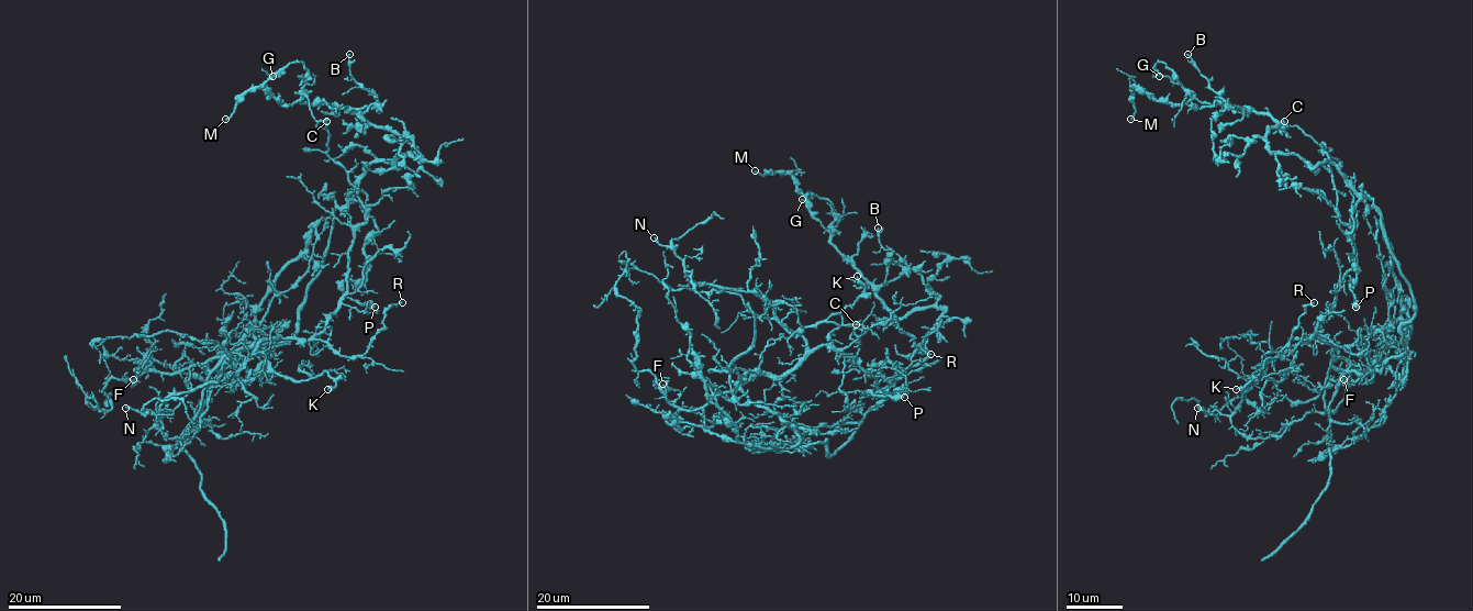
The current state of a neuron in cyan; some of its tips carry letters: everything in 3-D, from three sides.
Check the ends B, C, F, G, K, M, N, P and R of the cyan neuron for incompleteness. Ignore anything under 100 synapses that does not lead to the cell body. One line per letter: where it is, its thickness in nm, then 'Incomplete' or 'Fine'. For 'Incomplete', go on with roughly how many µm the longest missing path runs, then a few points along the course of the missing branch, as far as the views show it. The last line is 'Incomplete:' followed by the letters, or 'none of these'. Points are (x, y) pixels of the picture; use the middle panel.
B: Place: (878, 228). Thickness 160 nm. Fine
C: Place: (856, 324). Thickness 480 nm. Fine
F: Place: (662, 384). Thickness 110 nm. Fine
G: Place: (802, 199). Thickness 190 nm. Fine
K: Place: (857, 276). Thickness 150 nm. Fine
M: Place: (755, 170). Thickness 160 nm. Fine
N: Place: (654, 237). Thickness 200 nm. Fine
P: Place: (904, 397). Thickness 440 nm. Fine
R: Place: (930, 354). Thickness 170 nm. Fine
Incomplete: none of these

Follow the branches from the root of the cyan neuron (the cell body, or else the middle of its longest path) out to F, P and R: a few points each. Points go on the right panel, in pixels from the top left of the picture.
F: (1338, 284), (1331, 309), (1305, 340), (1319, 337), (1330, 343), (1336, 356), (1369, 371), (1356, 380), (1343, 379)
P: (1338, 284), (1356, 265), (1353, 231), (1292, 187), (1276, 155), (1330, 162), (1359, 199), (1348, 235), (1356, 307)
R: (1338, 284), (1331, 309), (1315, 332), (1281, 356), (1297, 318), (1314, 302)

